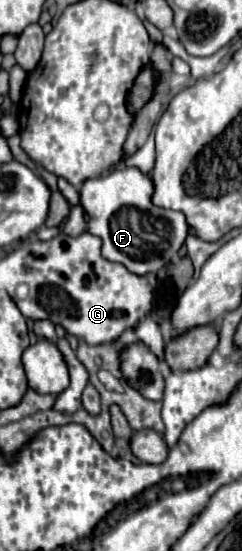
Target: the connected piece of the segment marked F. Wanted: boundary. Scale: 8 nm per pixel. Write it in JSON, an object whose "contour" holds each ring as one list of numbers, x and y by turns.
{"contour":[[136,167,114,169,108,175,86,179,80,187,80,205,88,215,88,233,102,239,102,255,122,263,128,271,146,275,156,273,178,257,188,225,182,213,152,205,152,181]]}

